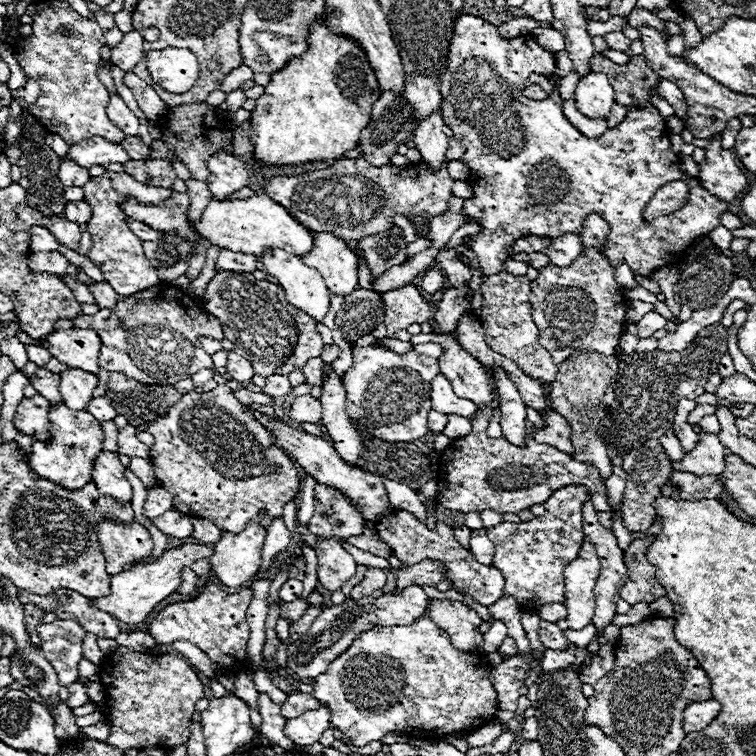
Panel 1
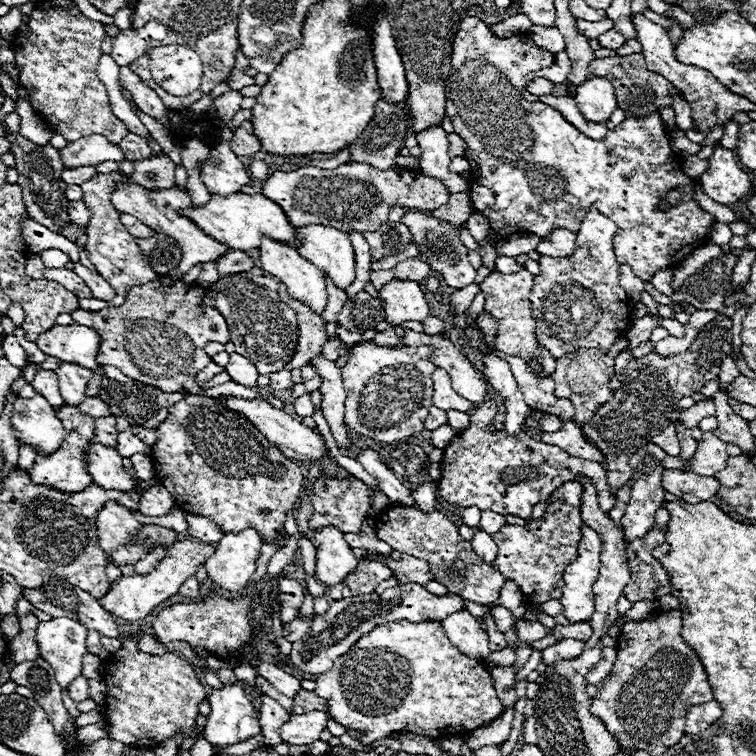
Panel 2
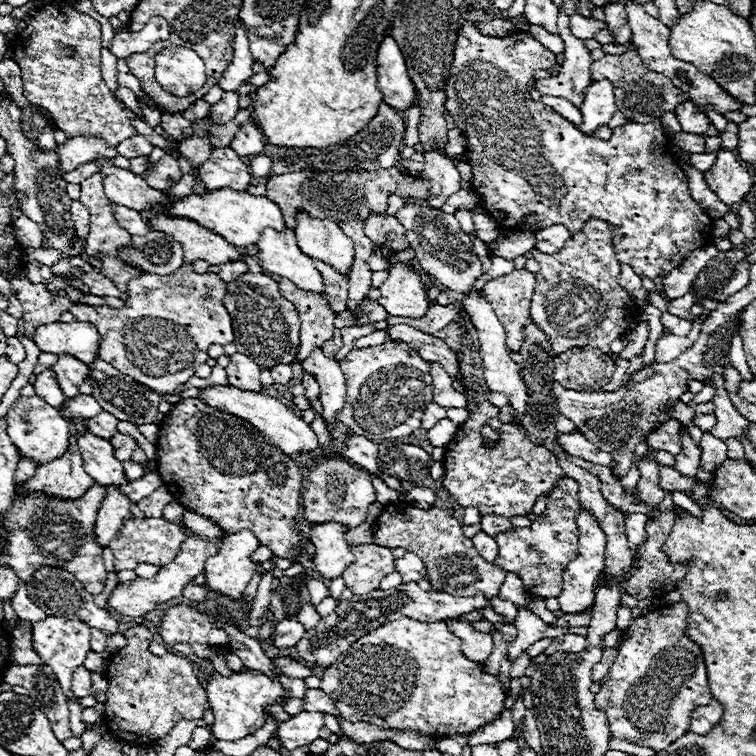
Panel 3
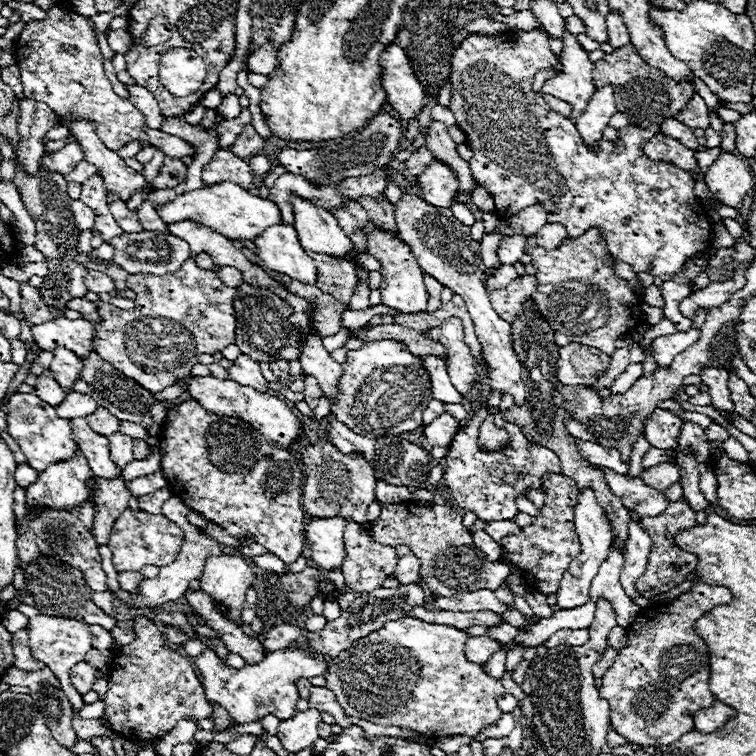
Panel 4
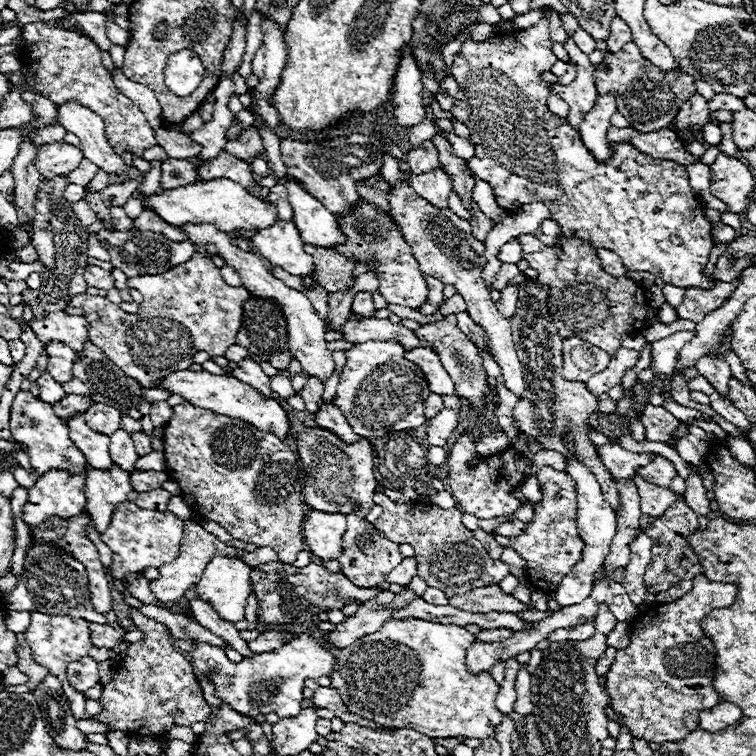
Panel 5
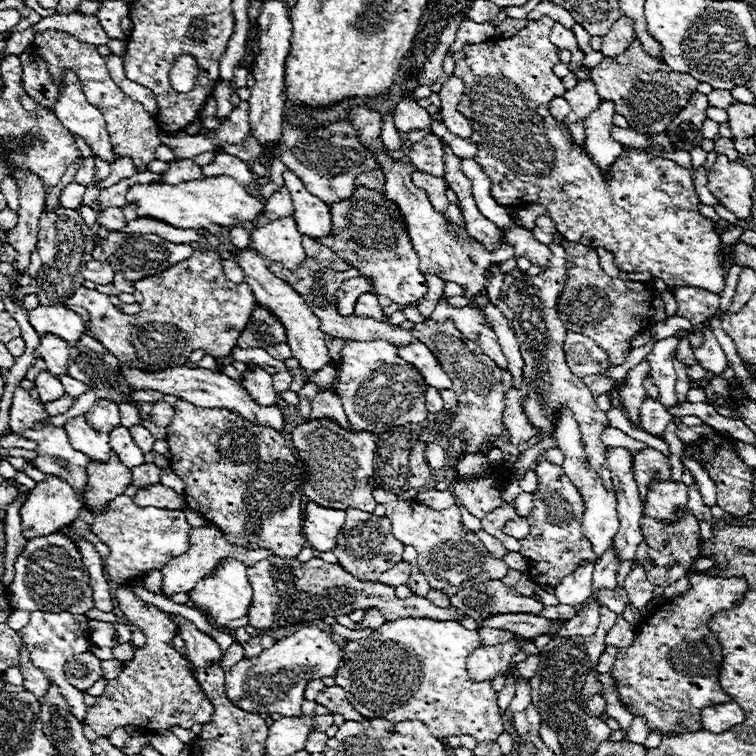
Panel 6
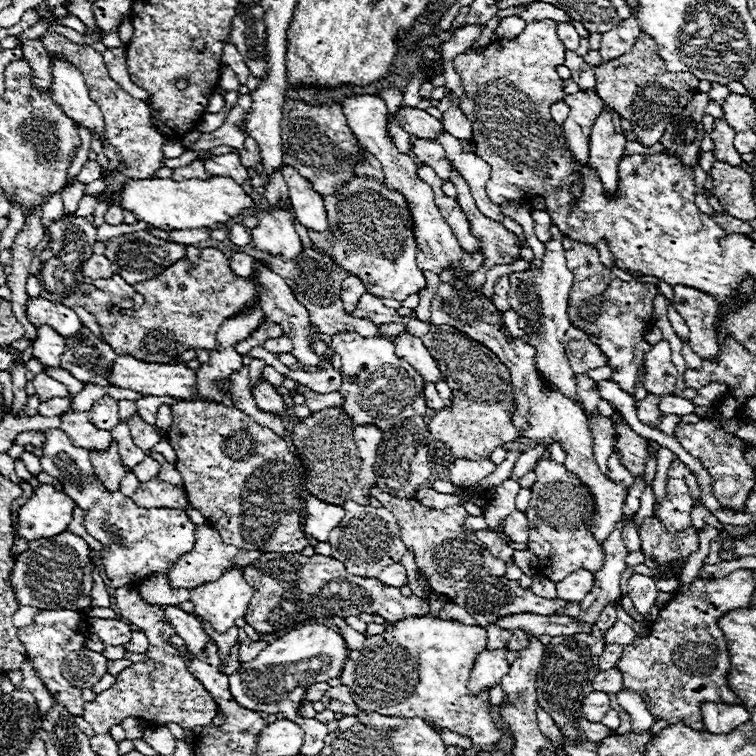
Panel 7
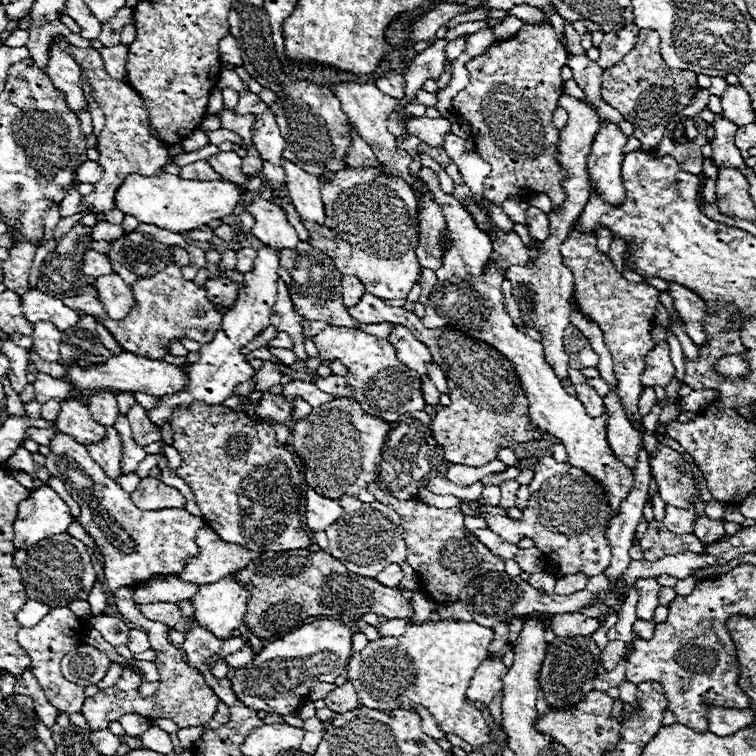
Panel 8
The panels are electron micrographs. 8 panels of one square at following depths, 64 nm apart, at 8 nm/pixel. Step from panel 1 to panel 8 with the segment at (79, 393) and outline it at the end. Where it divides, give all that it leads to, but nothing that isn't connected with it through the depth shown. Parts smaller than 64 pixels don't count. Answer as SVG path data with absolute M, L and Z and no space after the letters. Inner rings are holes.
M38 322L32 332L34 346L32 350L46 362L60 362L60 344L62 344L62 332L50 322Z

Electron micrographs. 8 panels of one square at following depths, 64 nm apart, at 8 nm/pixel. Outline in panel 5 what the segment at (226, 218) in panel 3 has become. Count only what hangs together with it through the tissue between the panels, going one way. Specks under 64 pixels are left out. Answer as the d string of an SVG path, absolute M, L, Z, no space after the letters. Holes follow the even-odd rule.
M222 178L210 182L194 182L188 186L180 186L174 190L164 190L162 194L148 196L144 200L146 208L152 208L164 222L172 226L182 226L186 222L196 224L214 224L222 232L258 232L262 228L272 226L278 220L276 208L252 194L240 184Z

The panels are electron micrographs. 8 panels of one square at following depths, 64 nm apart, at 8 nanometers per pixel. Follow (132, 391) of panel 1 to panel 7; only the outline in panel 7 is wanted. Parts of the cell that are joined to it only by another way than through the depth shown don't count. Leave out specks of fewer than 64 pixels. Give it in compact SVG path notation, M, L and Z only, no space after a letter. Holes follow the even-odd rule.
M86 326L78 336L66 338L66 352L62 356L62 368L84 384L110 386L106 374L112 370L116 354L112 348L94 336Z

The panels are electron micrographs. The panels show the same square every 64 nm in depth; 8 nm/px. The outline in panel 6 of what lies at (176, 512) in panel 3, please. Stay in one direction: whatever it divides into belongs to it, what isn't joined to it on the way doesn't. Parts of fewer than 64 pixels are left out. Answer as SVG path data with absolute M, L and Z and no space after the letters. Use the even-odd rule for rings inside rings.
M192 526L190 532L188 532L188 542L190 542L190 548L182 556L170 560L170 564L166 564L162 568L162 588L160 590L162 590L164 596L172 596L172 594L180 594L180 592L190 592L196 586L196 582L202 580L202 576L210 574L214 570L214 564L218 564L218 560L222 560L222 558L242 560L246 566L250 566L250 564L256 564L256 562L264 560L266 556L274 556L274 552L268 550L268 548L248 550L248 548L242 548L242 546L228 544L220 530L206 528L206 526L202 526L202 528Z

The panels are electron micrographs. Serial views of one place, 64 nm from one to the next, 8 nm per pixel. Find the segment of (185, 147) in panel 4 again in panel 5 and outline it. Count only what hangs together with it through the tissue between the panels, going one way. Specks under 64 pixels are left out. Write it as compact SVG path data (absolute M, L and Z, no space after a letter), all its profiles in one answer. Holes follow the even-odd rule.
M158 128L158 130L154 130L154 134L156 134L154 138L158 140L158 146L164 148L170 158L186 160L186 158L194 158L200 154L200 146L184 134L178 134L178 132L172 132L166 128Z

